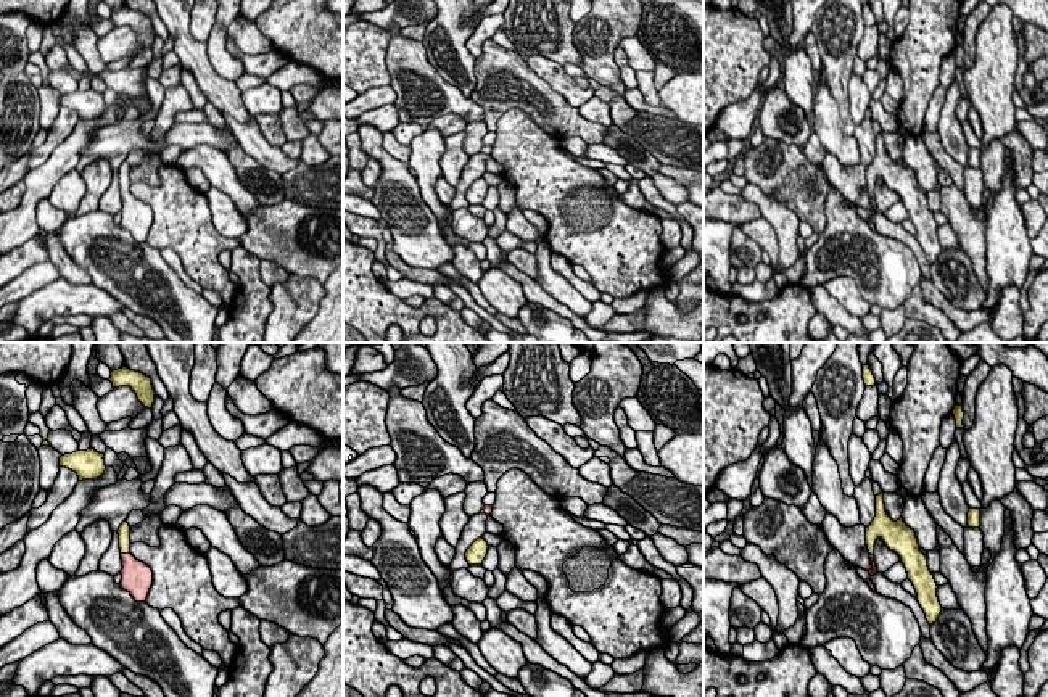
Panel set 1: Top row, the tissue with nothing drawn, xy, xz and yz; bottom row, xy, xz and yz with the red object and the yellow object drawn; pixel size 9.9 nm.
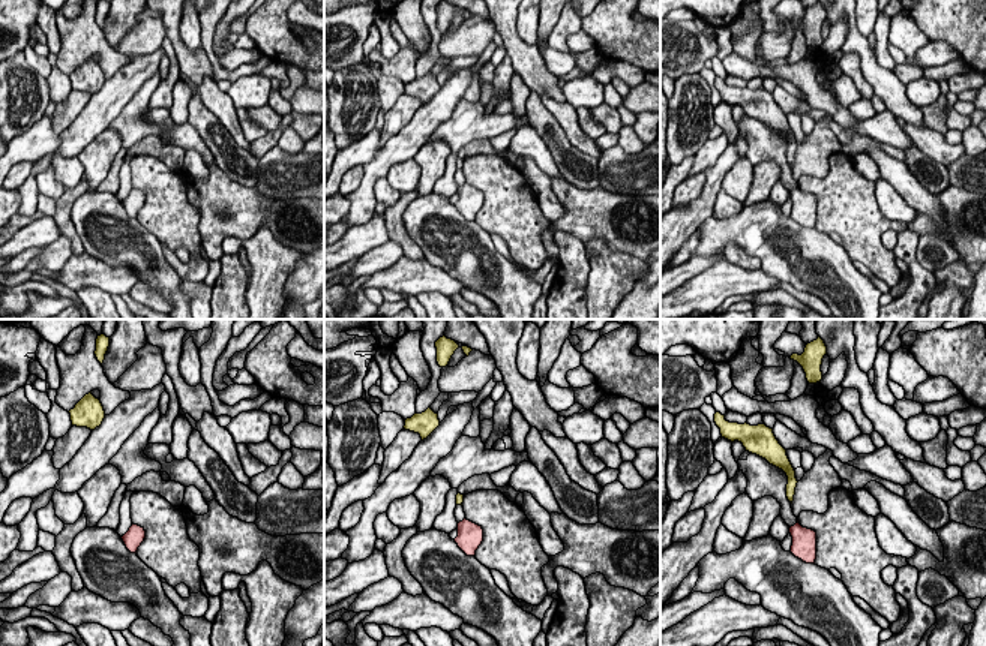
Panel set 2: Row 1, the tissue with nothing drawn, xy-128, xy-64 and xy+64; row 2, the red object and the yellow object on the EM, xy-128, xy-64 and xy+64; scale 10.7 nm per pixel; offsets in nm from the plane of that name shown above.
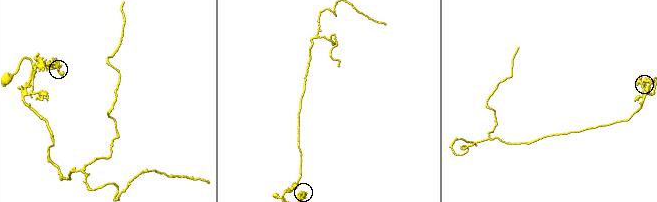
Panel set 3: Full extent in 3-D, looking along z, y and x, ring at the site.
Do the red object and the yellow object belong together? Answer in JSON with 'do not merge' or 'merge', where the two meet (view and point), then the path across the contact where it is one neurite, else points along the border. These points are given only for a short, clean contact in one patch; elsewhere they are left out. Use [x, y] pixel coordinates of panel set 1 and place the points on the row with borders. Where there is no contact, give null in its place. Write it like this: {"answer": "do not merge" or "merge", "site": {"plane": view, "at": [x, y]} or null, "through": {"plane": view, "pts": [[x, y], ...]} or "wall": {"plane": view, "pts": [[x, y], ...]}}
{"answer": "merge", "site": {"plane": "xy", "at": [124, 554]}, "through": {"plane": "xy", "pts": [[136, 575], [124, 554], [124, 530]]}}

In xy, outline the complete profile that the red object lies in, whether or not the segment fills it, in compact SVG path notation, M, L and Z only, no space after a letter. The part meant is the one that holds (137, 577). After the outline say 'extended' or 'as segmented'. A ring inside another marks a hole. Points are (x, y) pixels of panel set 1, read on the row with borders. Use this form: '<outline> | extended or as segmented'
M127 520L122 522L118 534L122 559L121 588L127 591L135 599L135 602L146 602L150 588L153 584L153 571L146 563L137 560L130 554L130 526Z | extended

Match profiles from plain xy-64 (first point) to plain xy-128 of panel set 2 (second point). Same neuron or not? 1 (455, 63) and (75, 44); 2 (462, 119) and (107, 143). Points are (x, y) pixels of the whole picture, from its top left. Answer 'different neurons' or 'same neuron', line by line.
1: same neuron
2: different neurons

